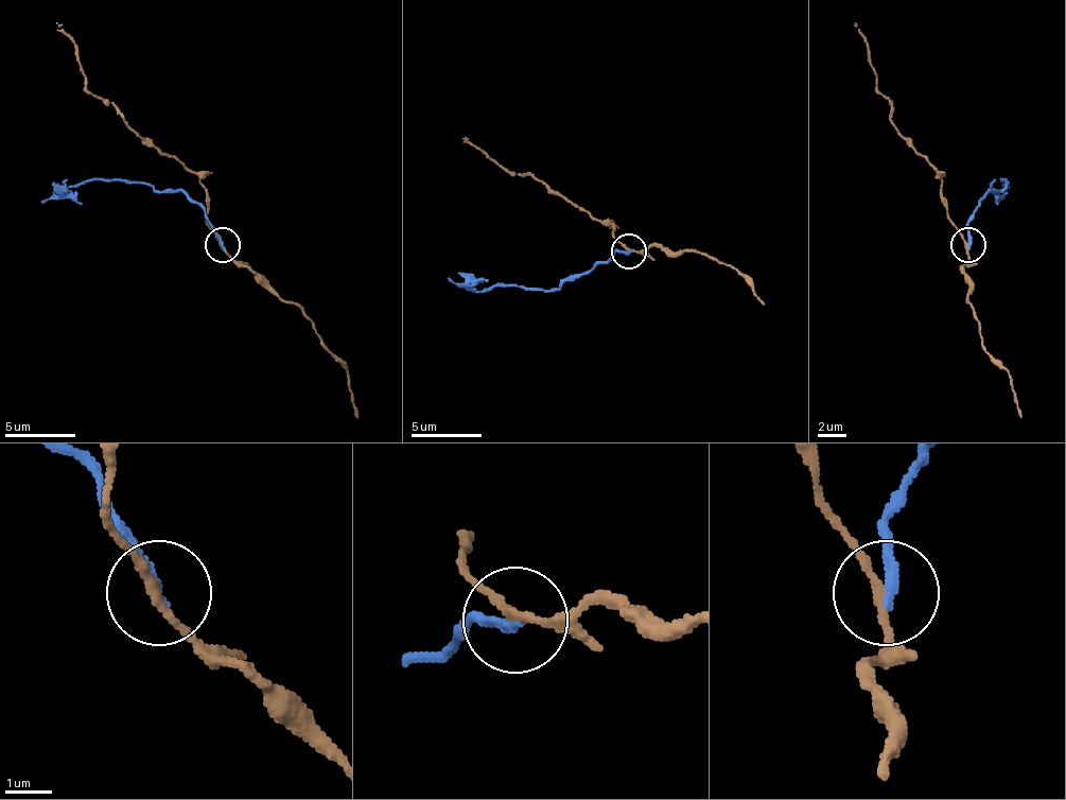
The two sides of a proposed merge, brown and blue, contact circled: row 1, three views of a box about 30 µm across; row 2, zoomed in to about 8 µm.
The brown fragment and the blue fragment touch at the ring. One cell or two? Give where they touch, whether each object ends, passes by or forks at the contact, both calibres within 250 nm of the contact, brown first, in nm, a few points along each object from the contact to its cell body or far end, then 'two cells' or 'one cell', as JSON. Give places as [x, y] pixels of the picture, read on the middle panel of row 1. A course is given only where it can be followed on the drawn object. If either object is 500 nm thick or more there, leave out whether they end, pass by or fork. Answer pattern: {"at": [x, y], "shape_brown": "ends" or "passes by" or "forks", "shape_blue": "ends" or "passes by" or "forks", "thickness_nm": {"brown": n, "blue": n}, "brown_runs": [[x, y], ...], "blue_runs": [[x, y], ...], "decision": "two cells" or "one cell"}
{"at": [629, 251], "shape_brown": "passes by", "shape_blue": "ends", "thickness_nm": {"brown": 180, "blue": 240}, "brown_runs": [[629, 251], [612, 235], [612, 224], [601, 224], [535, 178], [517, 174], [492, 160], [464, 136]], "blue_runs": [[629, 251], [618, 251], [548, 291], [492, 288], [468, 291], [447, 277]], "decision": "two cells"}

